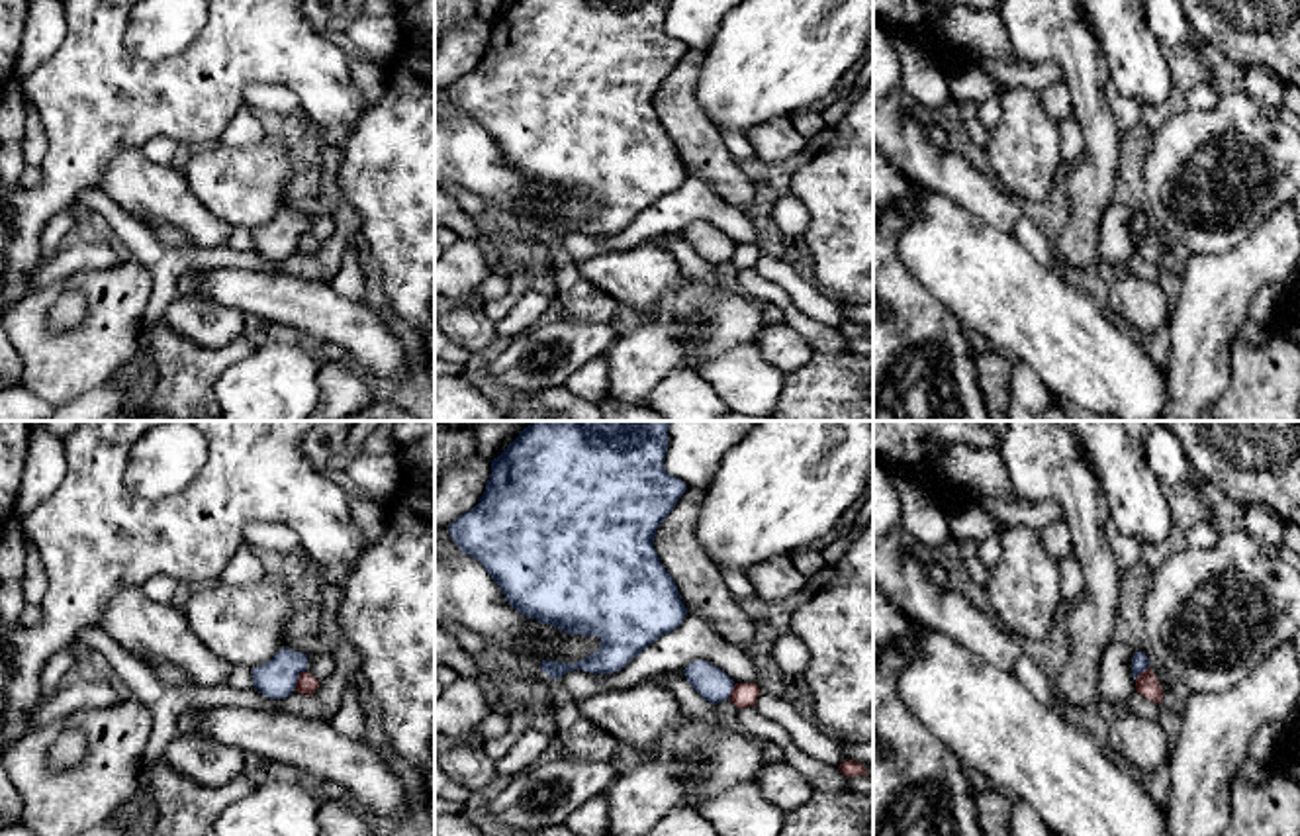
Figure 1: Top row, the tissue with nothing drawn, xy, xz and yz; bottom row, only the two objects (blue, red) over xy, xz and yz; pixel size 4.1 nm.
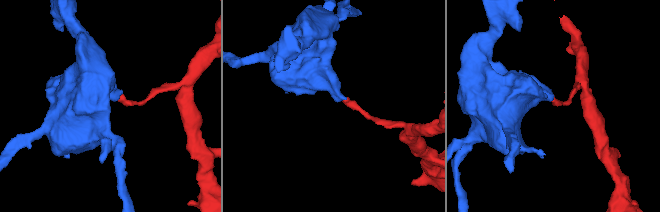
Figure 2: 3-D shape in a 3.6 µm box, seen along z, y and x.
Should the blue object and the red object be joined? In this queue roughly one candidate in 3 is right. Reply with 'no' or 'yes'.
no

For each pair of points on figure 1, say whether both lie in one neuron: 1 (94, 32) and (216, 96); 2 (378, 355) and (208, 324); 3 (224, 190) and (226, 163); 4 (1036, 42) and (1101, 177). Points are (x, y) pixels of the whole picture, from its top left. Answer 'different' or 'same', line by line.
1: same
2: different
3: same
4: same

